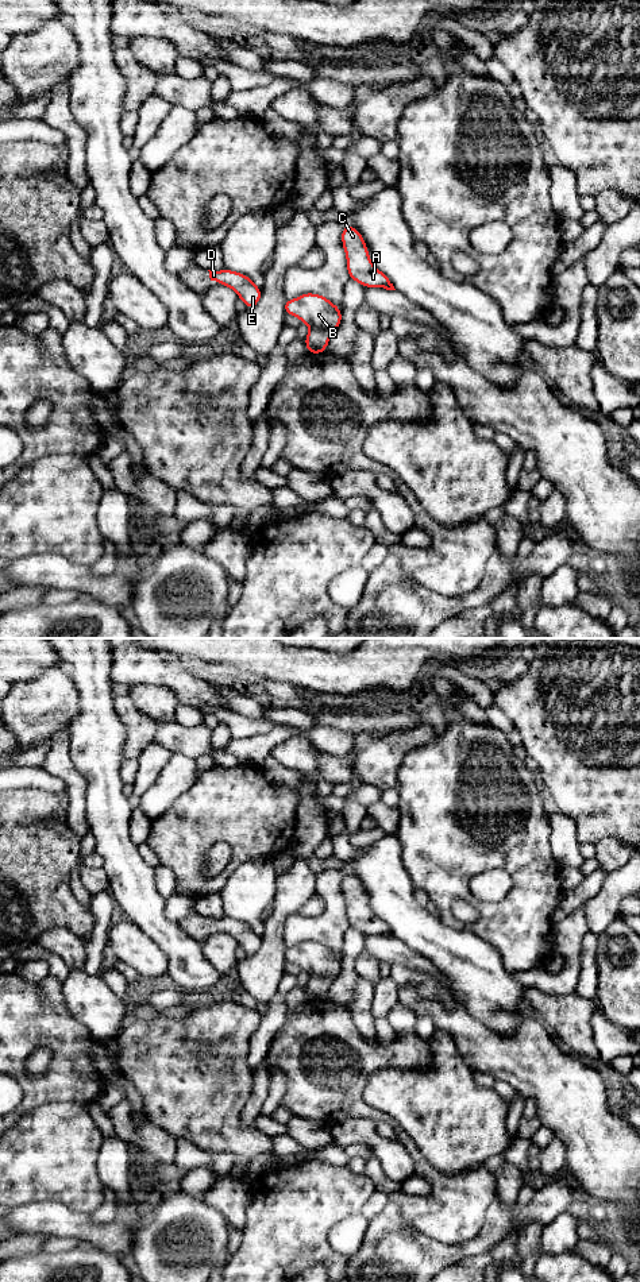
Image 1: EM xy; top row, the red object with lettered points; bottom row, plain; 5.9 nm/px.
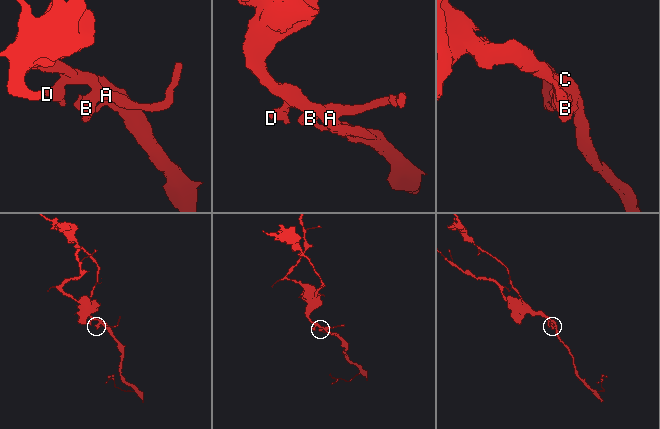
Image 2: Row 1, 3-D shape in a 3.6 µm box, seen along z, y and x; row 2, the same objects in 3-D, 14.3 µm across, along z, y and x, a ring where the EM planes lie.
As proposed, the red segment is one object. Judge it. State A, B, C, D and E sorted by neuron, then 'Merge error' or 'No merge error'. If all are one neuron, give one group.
Groups: A C D E / B. Merge error

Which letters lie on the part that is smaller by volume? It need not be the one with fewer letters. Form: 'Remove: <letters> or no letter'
Remove: B

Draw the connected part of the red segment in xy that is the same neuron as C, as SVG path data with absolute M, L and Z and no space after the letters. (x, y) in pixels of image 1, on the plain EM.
M351 873L343 874L342 891L350 927L359 930L365 935L385 935L390 932L390 927L370 908L367 893L356 876Z

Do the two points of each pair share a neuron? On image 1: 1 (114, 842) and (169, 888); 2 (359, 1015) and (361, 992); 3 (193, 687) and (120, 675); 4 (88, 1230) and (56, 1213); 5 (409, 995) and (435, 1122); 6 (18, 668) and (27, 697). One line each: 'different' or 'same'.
1: different
2: same
3: same
4: same
5: different
6: different

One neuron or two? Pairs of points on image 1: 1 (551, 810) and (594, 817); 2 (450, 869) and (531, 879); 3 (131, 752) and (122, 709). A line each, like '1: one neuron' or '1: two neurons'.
1: two neurons
2: one neuron
3: one neuron

